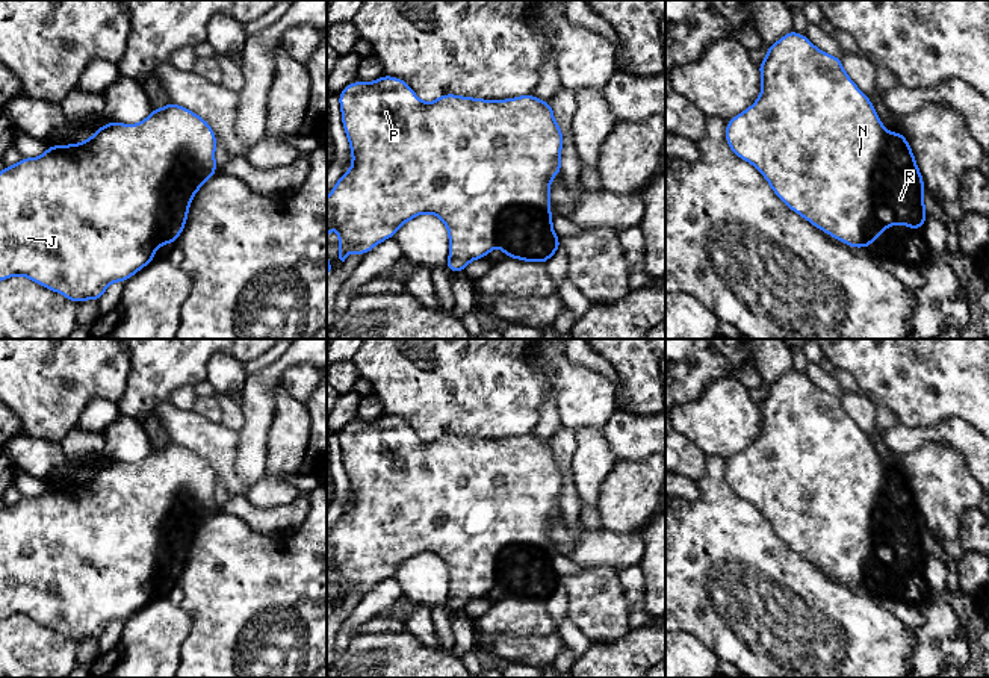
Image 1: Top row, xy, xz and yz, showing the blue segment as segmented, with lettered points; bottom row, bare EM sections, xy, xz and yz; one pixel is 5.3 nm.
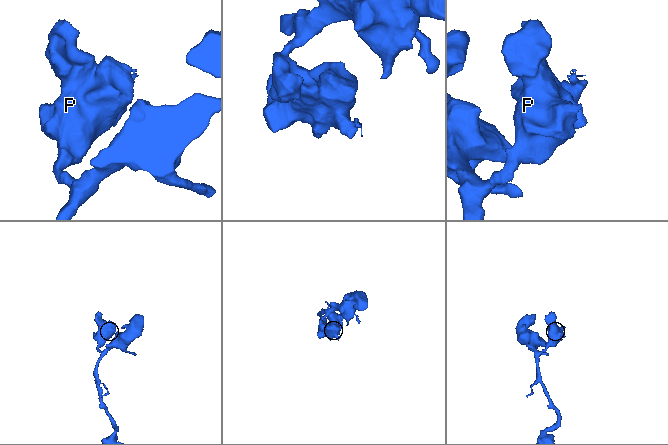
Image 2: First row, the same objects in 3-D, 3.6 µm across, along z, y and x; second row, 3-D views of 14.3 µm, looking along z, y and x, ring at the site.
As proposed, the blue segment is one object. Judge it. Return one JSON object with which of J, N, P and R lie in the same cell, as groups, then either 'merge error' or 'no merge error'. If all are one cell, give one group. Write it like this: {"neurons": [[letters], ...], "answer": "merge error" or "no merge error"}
{"neurons": [["J", "N", "P"], ["R"]], "answer": "merge error"}

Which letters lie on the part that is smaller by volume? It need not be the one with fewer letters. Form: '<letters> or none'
R

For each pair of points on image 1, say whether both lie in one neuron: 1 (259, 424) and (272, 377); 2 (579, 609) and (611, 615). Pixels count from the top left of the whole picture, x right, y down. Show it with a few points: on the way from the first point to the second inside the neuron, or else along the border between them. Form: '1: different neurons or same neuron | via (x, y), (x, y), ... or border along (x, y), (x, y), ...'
1: same neuron | via (259, 412), (260, 389)
2: same neuron | via (587, 609), (598, 609), (604, 615)

